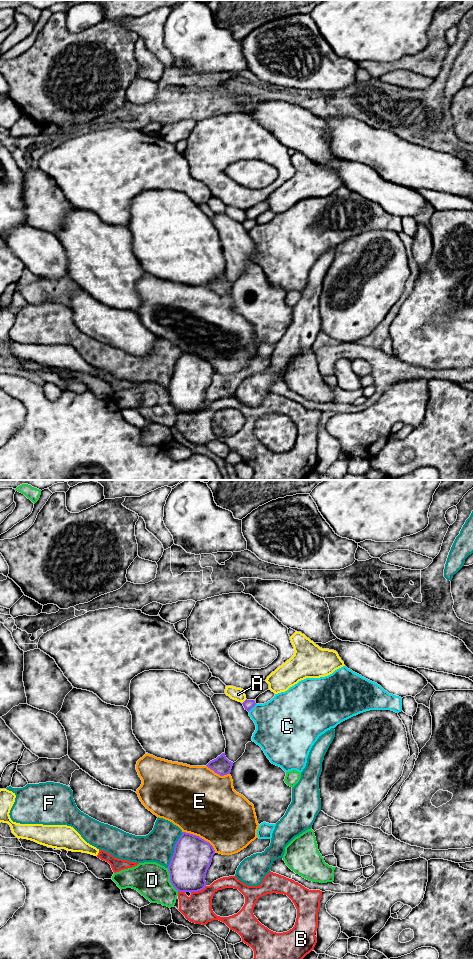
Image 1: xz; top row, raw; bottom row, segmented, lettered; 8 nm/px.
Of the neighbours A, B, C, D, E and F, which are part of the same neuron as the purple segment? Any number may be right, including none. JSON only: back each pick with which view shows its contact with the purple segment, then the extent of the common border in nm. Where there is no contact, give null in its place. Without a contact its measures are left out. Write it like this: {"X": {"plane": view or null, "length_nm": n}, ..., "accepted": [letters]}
{"accepted": []}

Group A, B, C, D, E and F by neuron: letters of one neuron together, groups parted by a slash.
A / B / C / D / E / F

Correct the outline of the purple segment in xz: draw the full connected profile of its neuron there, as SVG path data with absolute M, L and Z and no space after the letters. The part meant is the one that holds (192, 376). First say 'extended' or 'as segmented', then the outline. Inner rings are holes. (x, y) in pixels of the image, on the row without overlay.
as segmented; M183 352L168 386L170 402L179 412L198 412L206 407L206 393L215 370L199 356Z

